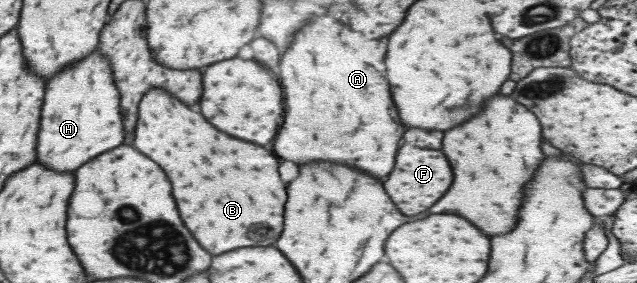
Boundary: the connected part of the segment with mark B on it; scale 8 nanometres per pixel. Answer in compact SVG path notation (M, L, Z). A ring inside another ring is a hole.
M148 89L141 96L132 146L164 170L172 184L172 196L184 226L212 256L242 246L268 246L278 238L282 230L282 202L286 202L286 192L276 172L278 160L268 150L220 134L220 130L208 124L198 112L192 112L176 98L164 94L162 89ZM252 226L256 226L256 238L248 238Z

